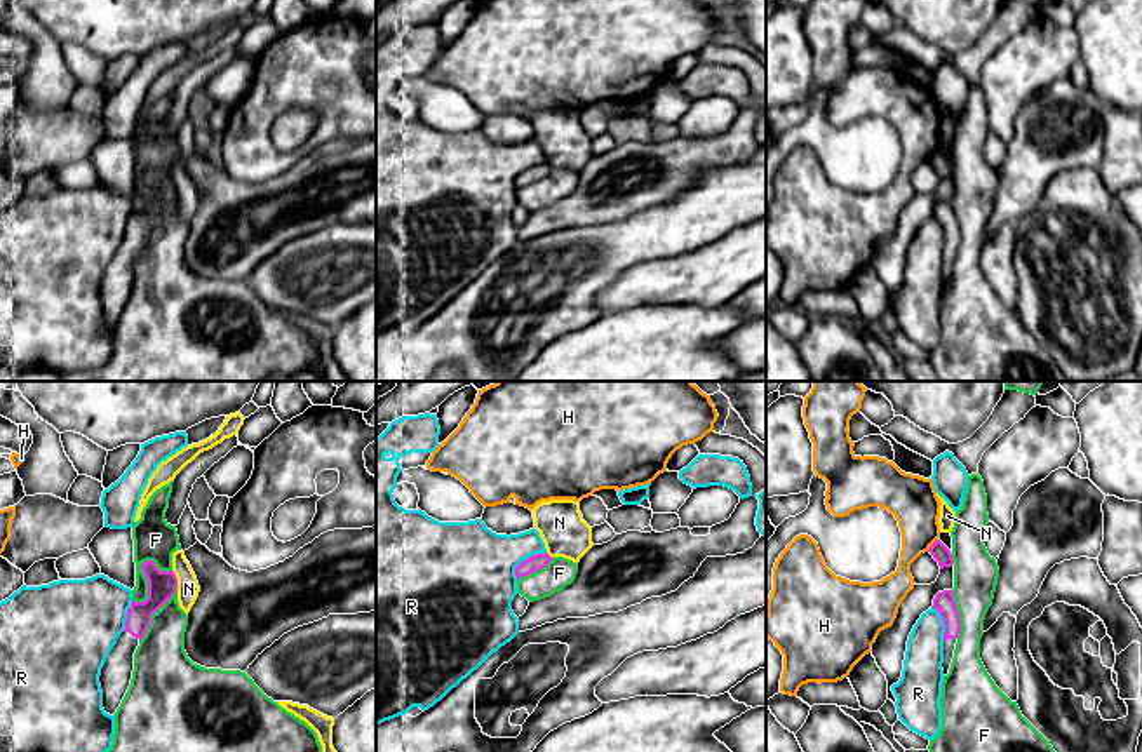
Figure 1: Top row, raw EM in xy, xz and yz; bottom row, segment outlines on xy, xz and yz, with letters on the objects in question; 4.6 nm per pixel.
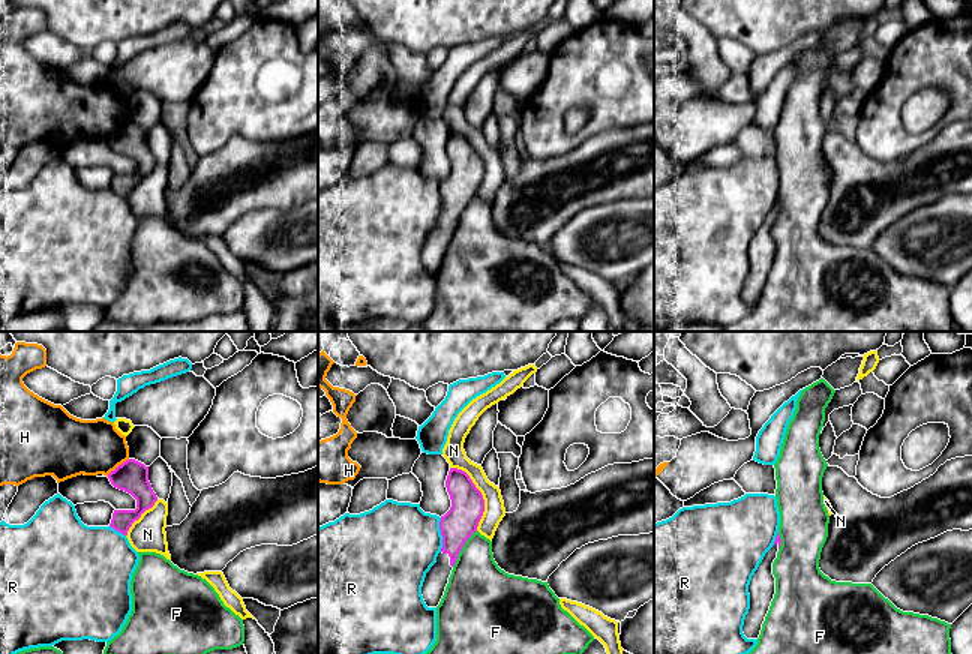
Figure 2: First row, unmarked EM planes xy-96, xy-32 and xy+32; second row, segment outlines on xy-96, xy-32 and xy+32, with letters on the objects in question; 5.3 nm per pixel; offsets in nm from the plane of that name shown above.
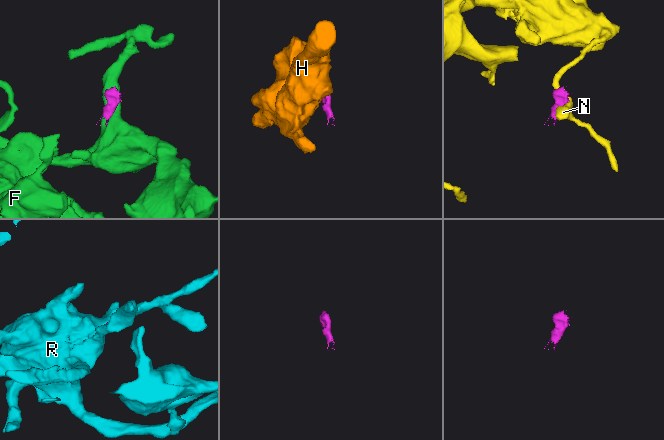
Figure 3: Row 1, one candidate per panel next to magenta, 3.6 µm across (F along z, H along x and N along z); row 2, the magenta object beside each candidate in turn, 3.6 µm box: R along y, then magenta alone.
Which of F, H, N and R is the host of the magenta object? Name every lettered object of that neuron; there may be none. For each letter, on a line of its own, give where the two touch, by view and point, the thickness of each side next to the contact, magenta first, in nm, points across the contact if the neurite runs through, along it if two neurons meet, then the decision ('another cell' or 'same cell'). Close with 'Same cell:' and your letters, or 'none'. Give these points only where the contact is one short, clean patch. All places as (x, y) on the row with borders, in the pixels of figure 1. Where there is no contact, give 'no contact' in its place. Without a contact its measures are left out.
F: meets magenta in xy at (143, 571); 130 nm thick on the magenta side, 190 nm on the other; another cell
H: meets magenta in yz at (932, 545); 80 nm thick on the magenta side, 220 nm on the other; border along yz (937, 538), (927, 550); another cell
N: meets magenta in xy at (176, 578); 130 nm thick on the magenta side, 100 nm on the other; border along xy (173, 570), (178, 585); another cell
R: meets magenta in xz at (526, 559); 80 nm thick on the magenta side, 380 nm on the other; border along xz (545, 550), (526, 557), (516, 568), (516, 578); another cell
Same cell: none

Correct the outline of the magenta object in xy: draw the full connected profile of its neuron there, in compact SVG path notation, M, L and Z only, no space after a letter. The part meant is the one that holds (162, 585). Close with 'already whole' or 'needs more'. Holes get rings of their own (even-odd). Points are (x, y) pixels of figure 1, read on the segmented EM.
M153 561L143 562L141 569L148 580L148 599L144 602L132 599L125 628L110 651L99 675L103 708L110 715L117 712L131 686L134 653L151 623L151 614L176 594L178 587L174 571L160 571Z; needs more

